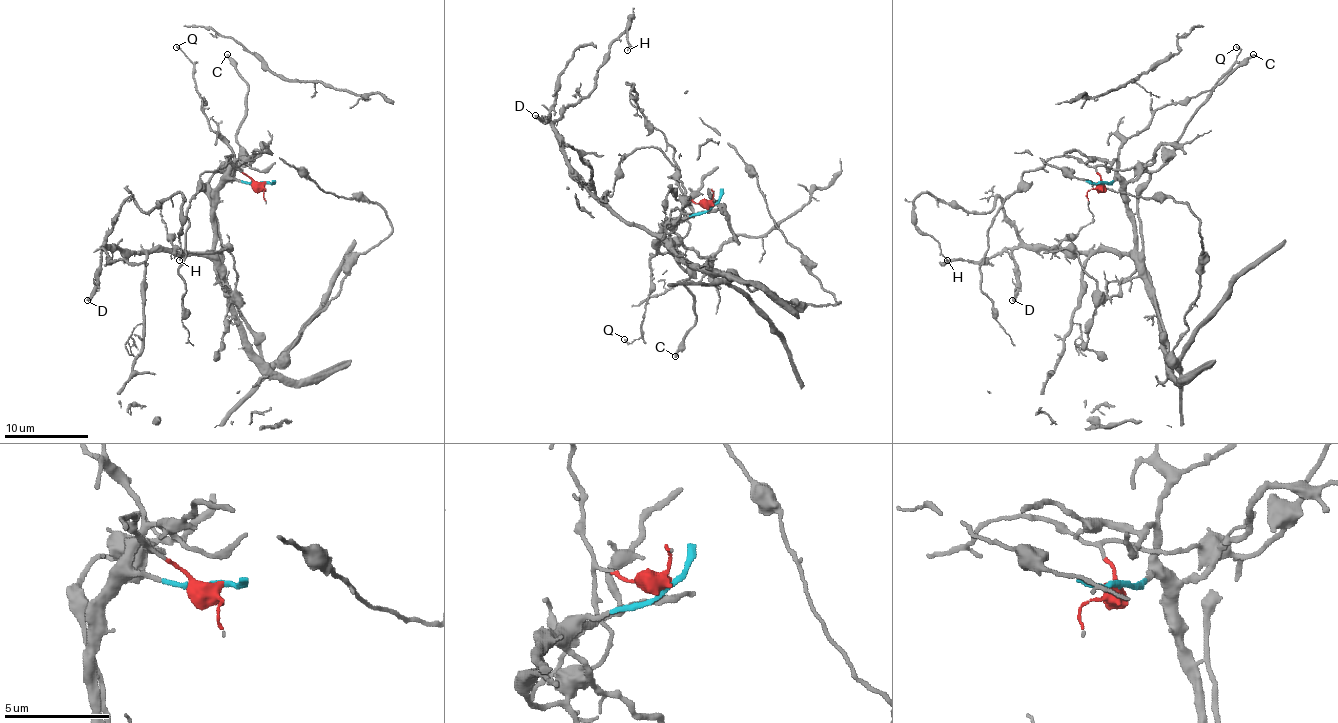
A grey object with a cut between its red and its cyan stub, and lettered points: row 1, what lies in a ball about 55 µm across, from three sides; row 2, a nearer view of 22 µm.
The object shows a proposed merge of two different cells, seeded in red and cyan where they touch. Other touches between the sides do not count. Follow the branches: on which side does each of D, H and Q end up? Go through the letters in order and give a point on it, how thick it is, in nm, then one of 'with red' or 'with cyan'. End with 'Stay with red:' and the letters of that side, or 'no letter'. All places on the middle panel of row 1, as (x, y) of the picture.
D: place (535, 115); calibre 320 nm; with cyan
H: place (627, 50); calibre 110 nm; with cyan
Q: place (624, 339); calibre 140 nm; with cyan
Stay with red: no letter

